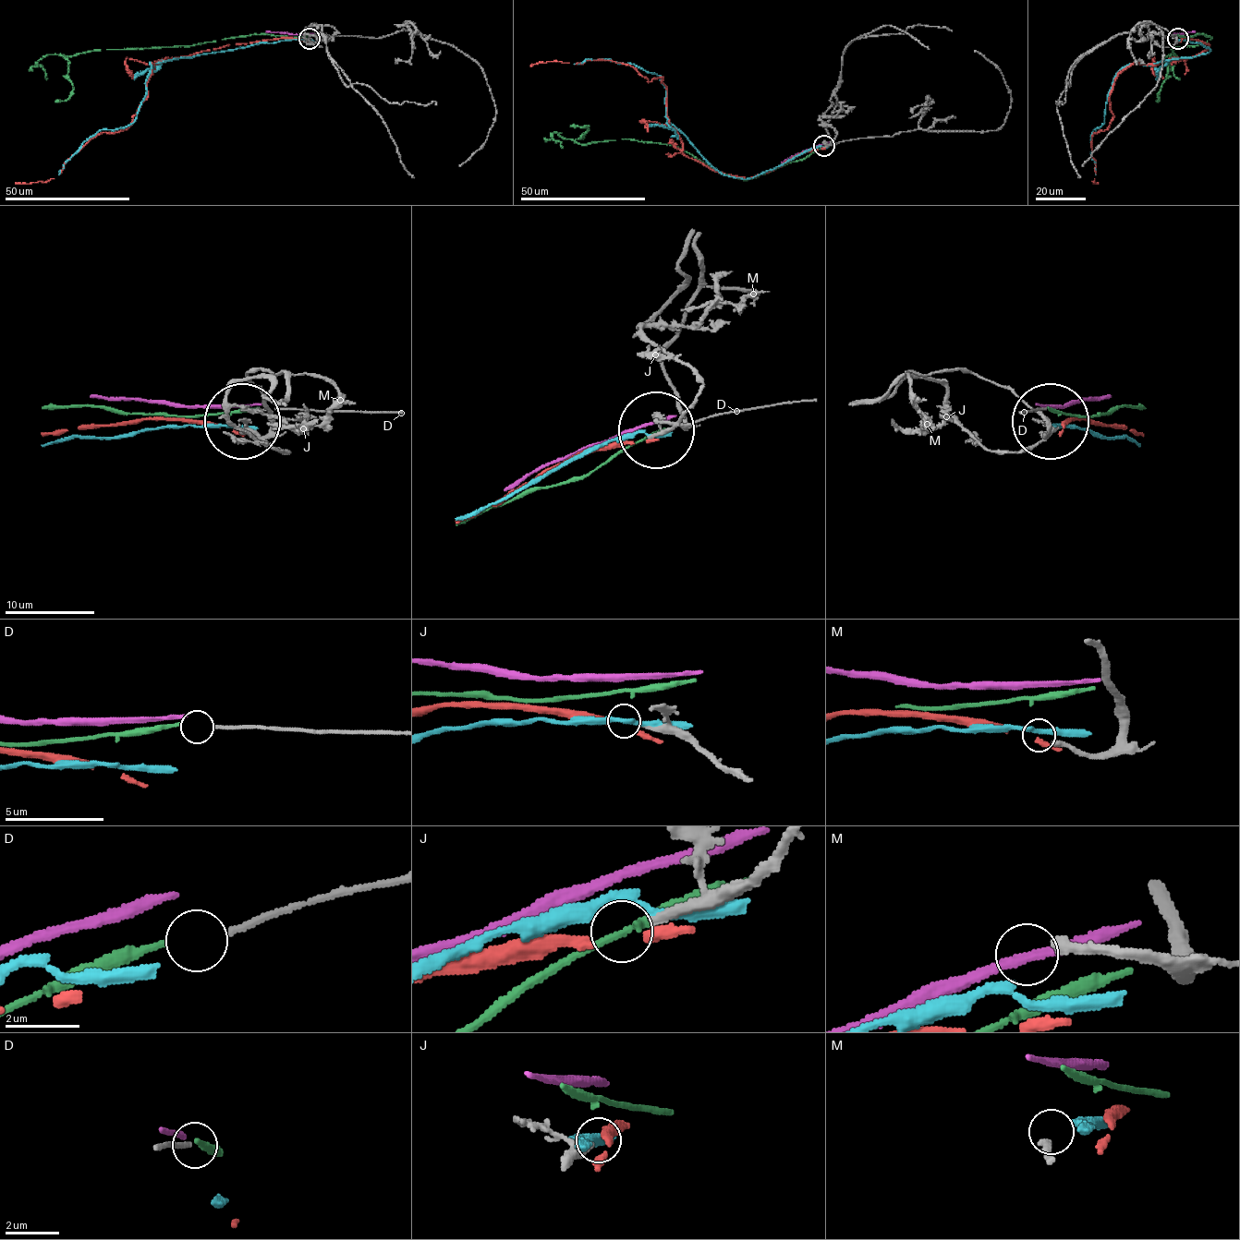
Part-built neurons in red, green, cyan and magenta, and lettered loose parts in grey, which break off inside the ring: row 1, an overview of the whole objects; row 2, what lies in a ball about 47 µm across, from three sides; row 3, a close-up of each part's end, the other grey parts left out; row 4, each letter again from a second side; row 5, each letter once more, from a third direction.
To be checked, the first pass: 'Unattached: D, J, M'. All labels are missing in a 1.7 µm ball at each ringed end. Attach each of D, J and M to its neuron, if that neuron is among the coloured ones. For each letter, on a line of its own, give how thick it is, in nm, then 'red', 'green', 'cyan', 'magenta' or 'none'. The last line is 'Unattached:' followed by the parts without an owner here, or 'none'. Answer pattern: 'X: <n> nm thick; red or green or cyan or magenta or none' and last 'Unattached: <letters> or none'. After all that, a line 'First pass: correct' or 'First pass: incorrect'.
D: 180 nm thick; none
J: 200 nm thick; none
M: 280 nm thick; none
Unattached: D, J, M
First pass: correct

